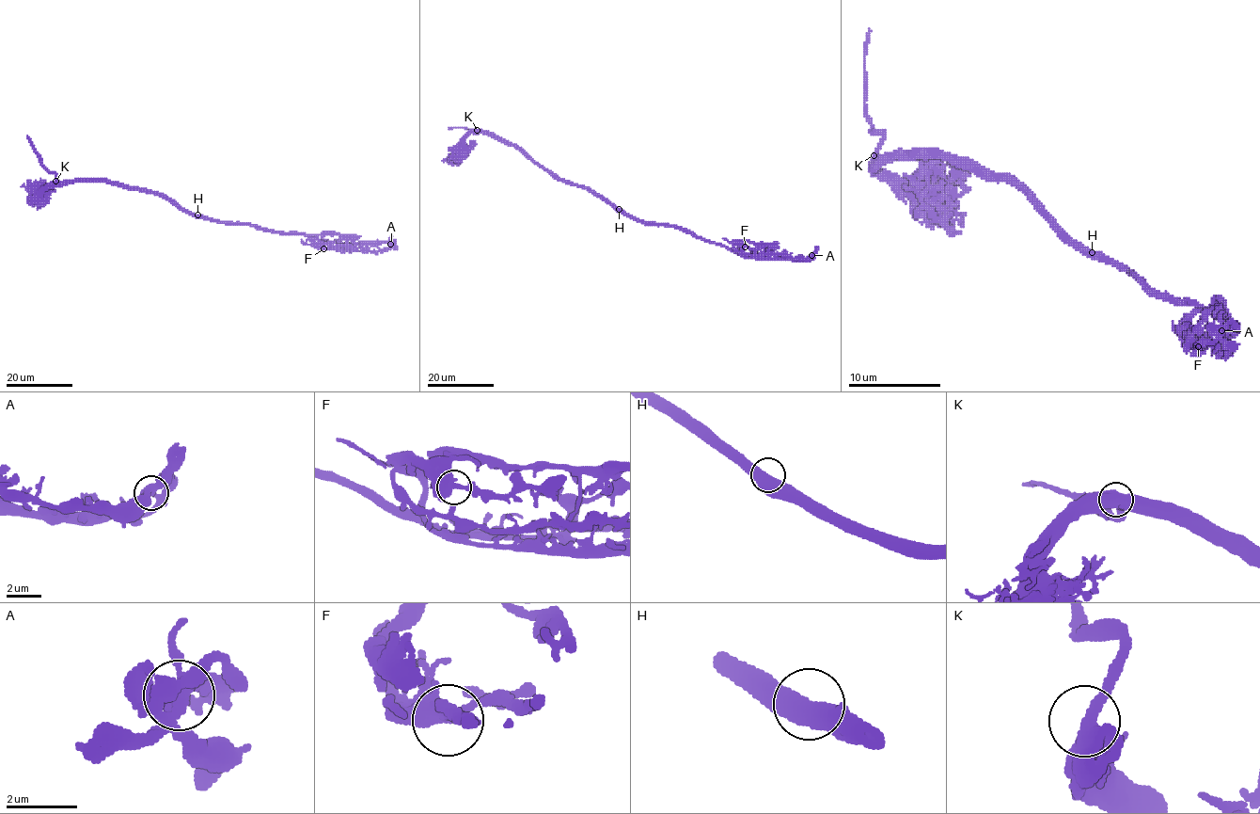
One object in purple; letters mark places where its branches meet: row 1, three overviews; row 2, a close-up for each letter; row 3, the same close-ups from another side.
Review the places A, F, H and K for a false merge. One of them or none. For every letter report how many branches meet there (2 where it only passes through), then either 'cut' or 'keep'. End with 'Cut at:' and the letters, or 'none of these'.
A: branches 5; keep
F: branches 3; keep
H: branches 2; keep
K: branches 2; keep
Cut at: none of these

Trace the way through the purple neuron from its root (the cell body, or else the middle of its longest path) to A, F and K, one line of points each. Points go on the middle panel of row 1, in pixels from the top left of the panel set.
A: (617, 210), (644, 221), (679, 226), (748, 258), (811, 260), (812, 255)
F: (617, 210), (644, 221), (679, 226), (733, 251), (741, 241), (745, 247)
K: (617, 210), (586, 189), (555, 178), (515, 147), (477, 130)

